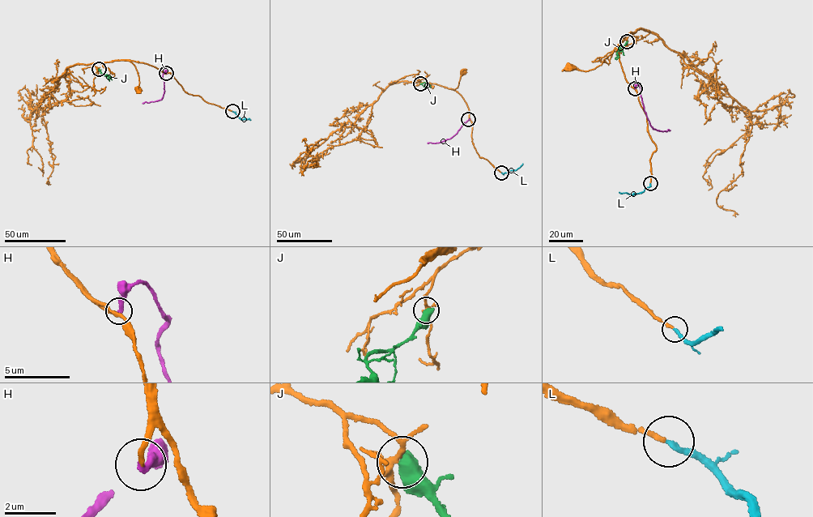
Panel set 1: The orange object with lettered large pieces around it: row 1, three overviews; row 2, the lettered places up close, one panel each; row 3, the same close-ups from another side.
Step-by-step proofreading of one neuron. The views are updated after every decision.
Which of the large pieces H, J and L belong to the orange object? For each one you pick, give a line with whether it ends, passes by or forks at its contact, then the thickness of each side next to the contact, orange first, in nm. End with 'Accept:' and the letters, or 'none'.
H: it ends; calibres 200 and 280 nm
L: it ends; calibres 180 and 200 nm
Accept: H, L

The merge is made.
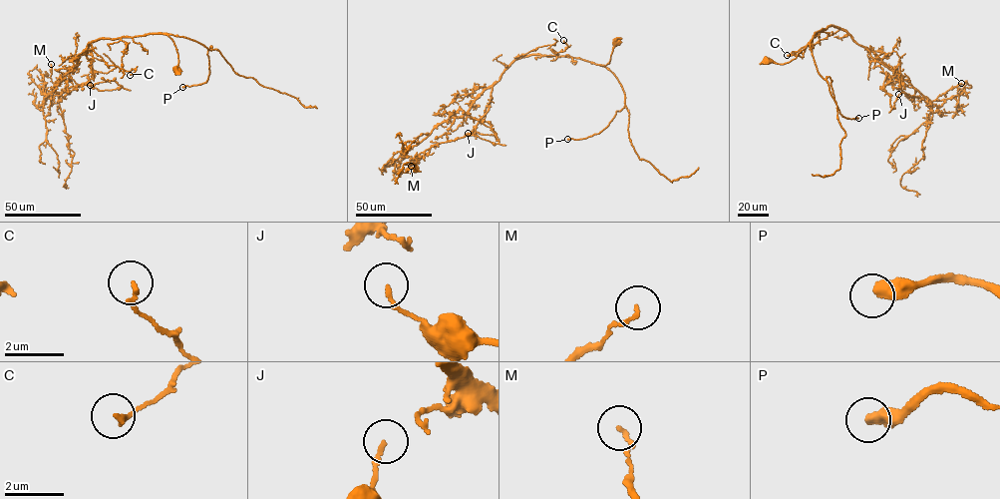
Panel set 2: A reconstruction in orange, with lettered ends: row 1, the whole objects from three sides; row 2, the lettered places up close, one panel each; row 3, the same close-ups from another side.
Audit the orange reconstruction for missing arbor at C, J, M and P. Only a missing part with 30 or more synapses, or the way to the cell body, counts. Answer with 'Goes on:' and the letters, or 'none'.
Goes on: P

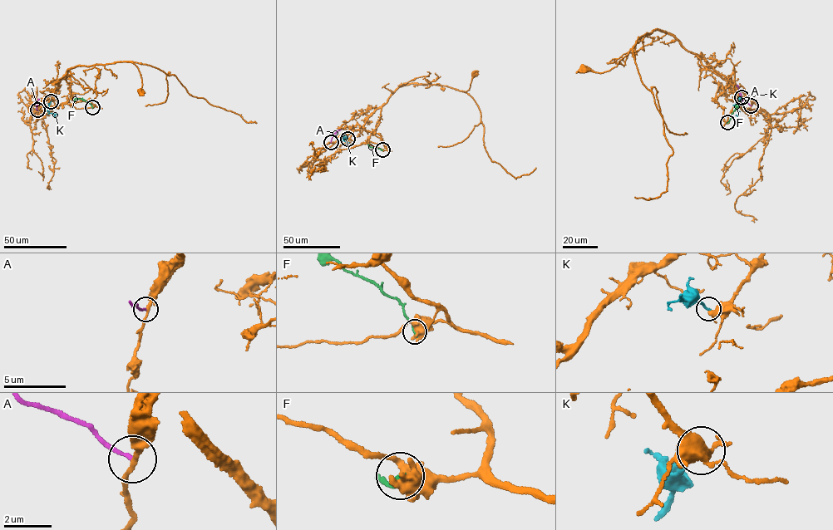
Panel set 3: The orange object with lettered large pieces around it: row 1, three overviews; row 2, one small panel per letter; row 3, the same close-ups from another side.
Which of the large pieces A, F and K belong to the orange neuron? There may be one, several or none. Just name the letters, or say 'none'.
K

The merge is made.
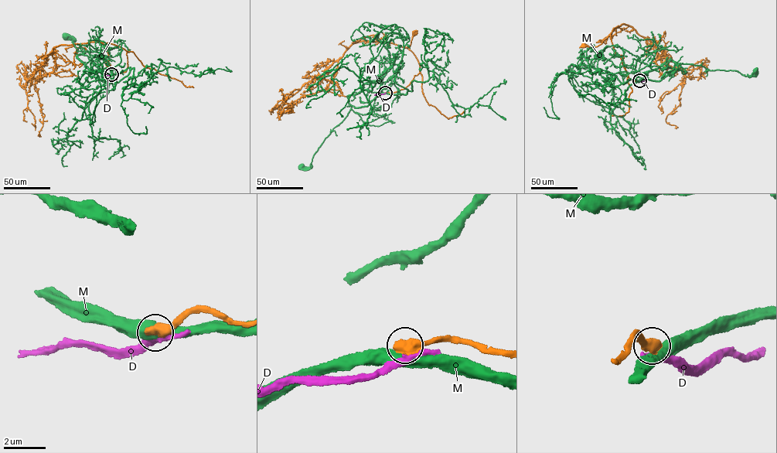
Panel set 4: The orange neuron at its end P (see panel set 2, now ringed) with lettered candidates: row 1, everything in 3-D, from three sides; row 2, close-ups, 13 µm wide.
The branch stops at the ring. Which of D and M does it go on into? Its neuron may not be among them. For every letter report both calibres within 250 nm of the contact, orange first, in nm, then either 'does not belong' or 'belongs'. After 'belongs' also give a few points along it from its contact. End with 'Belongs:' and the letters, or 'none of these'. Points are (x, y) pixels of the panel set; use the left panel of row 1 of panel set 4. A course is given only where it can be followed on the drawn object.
D: 600 nm thick on the orange side, 380 nm on the other; does not belong
M: 600 nm thick on the orange side, 550 nm on the other; does not belong
Belongs: none of these

